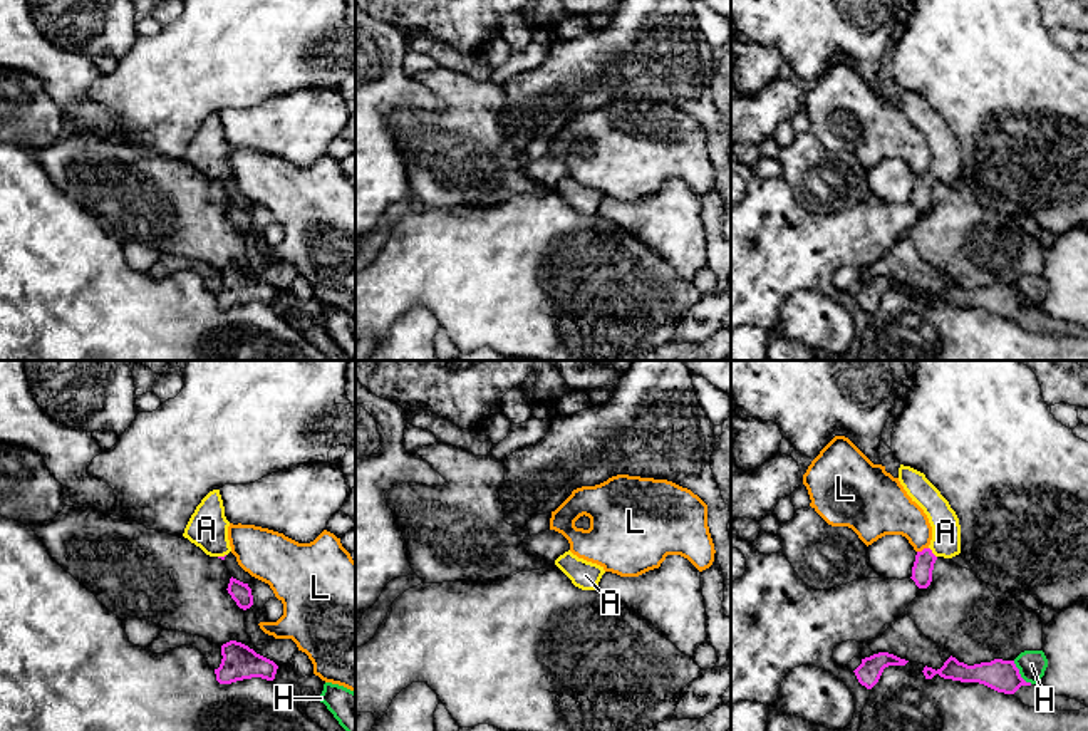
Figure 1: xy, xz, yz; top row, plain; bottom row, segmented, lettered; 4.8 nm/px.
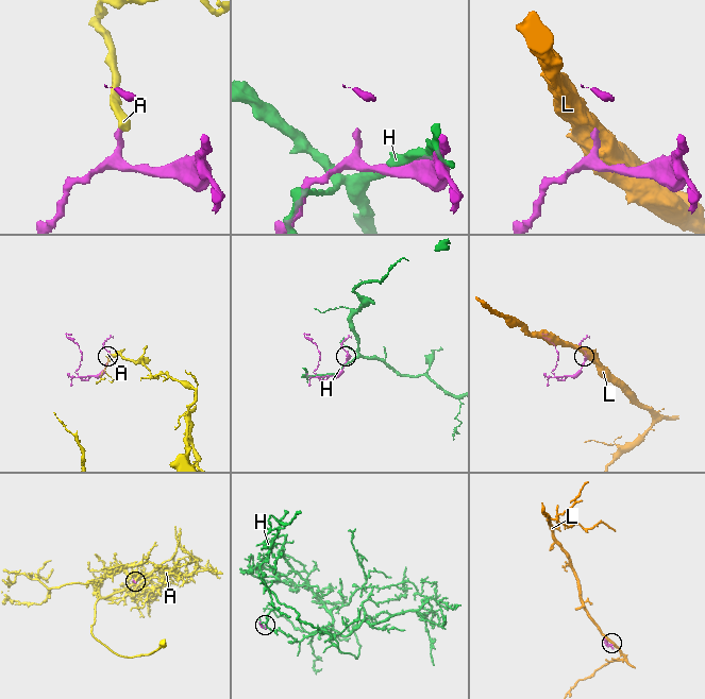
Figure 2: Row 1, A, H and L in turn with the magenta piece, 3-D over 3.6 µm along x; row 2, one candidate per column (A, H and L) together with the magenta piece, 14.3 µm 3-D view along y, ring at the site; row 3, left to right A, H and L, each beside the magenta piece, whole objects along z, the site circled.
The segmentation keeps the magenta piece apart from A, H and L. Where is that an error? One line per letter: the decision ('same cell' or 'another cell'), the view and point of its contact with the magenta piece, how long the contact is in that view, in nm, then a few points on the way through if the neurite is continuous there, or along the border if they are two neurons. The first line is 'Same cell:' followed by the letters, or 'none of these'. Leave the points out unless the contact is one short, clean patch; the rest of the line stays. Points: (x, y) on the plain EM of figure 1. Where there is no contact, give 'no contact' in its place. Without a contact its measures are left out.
Same cell: A
A: same cell; contact yz (931, 176); length 70 nm; way yz (924, 186), (931, 176), (946, 161), (946, 156)
H: another cell; contact yz (1020, 299); length 140 nm
L: another cell; contact yz (924, 173); length 60 nm; border yz (927, 171), (917, 176)

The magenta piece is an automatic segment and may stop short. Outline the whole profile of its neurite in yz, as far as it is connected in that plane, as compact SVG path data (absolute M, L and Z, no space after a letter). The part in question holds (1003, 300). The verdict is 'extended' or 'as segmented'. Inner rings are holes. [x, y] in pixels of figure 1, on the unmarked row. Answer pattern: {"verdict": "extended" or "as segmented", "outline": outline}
{"verdict": "as segmented", "outline": "M951 280L940 293L935 295L925 290L922 297L925 303L939 298L944 303L979 307L1004 319L1014 319L1021 310L1031 310L1031 307L1021 302L1014 285L1003 283L967 290Z"}

